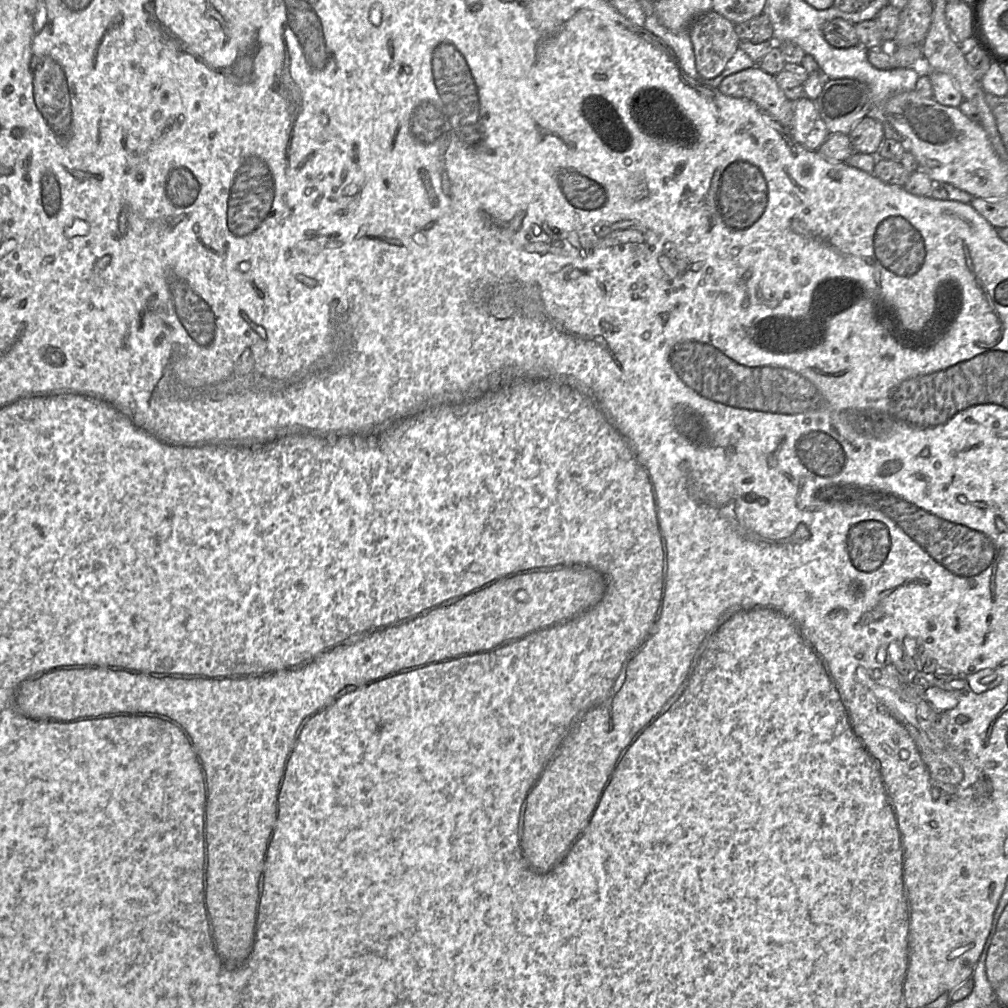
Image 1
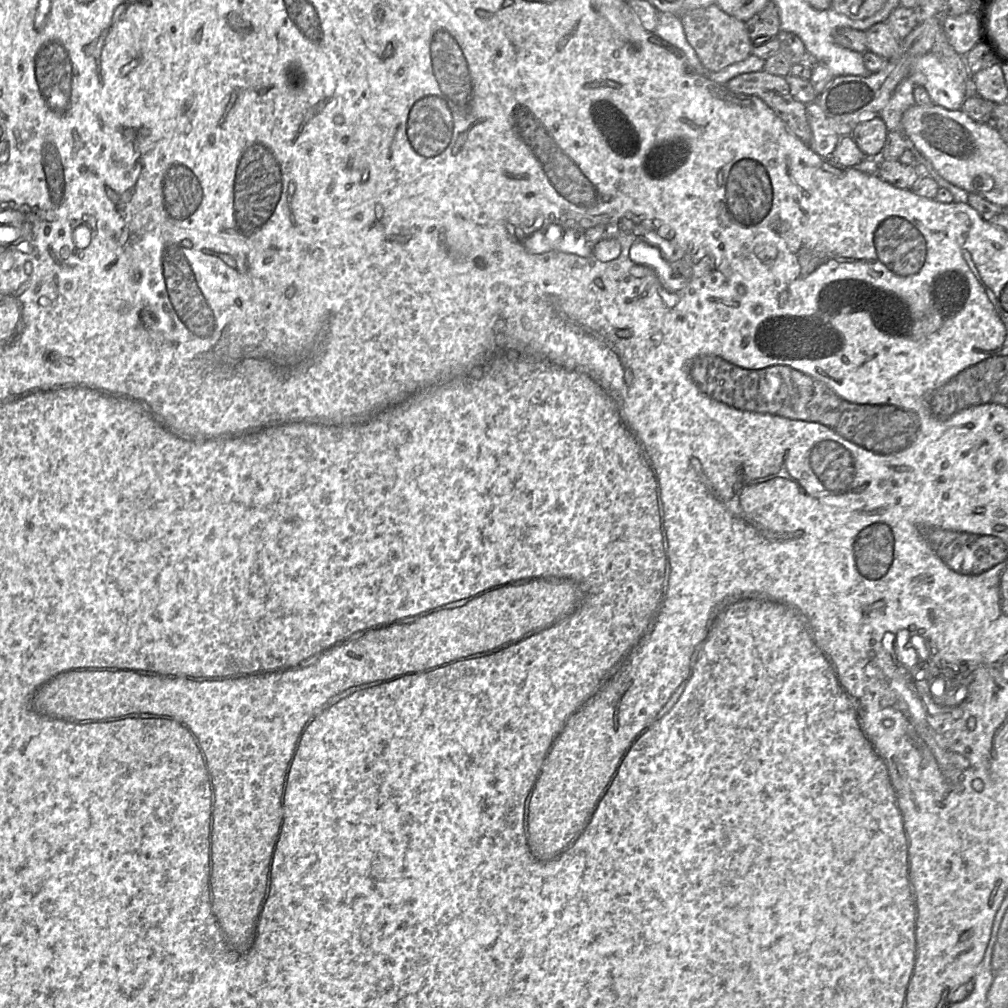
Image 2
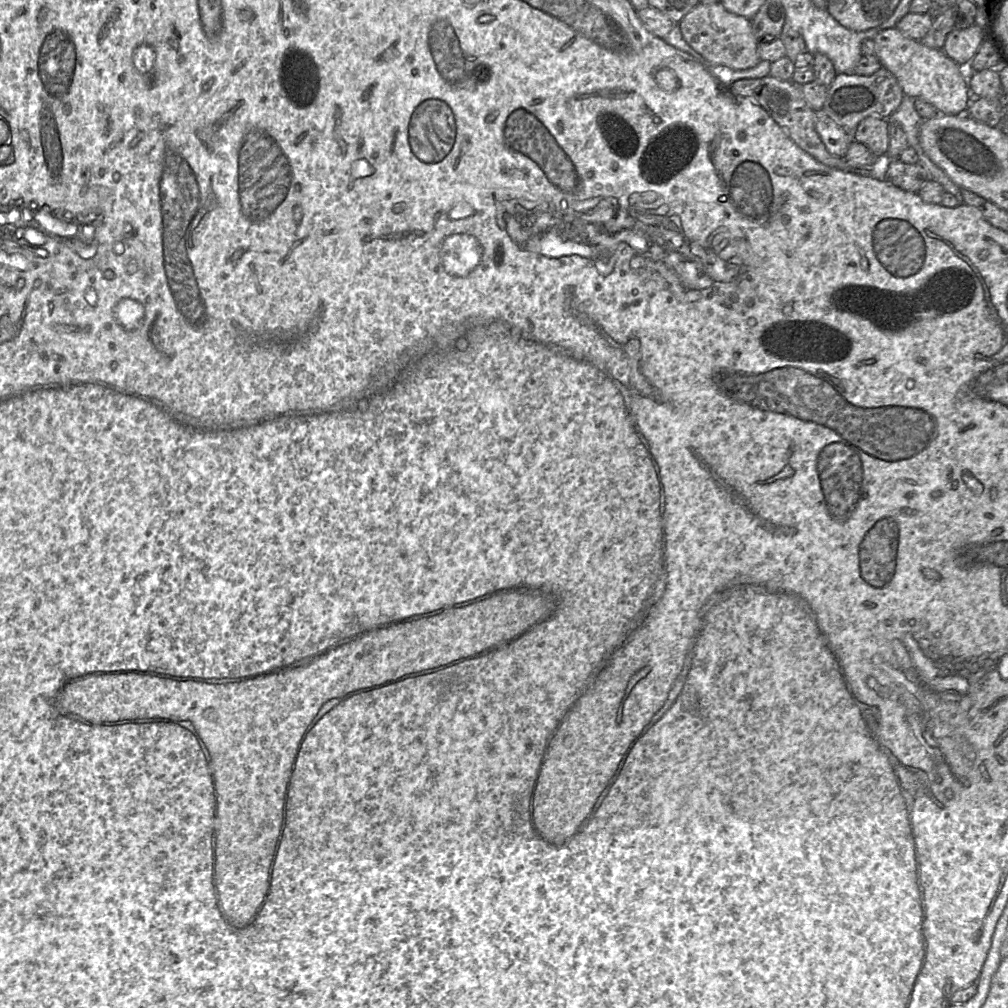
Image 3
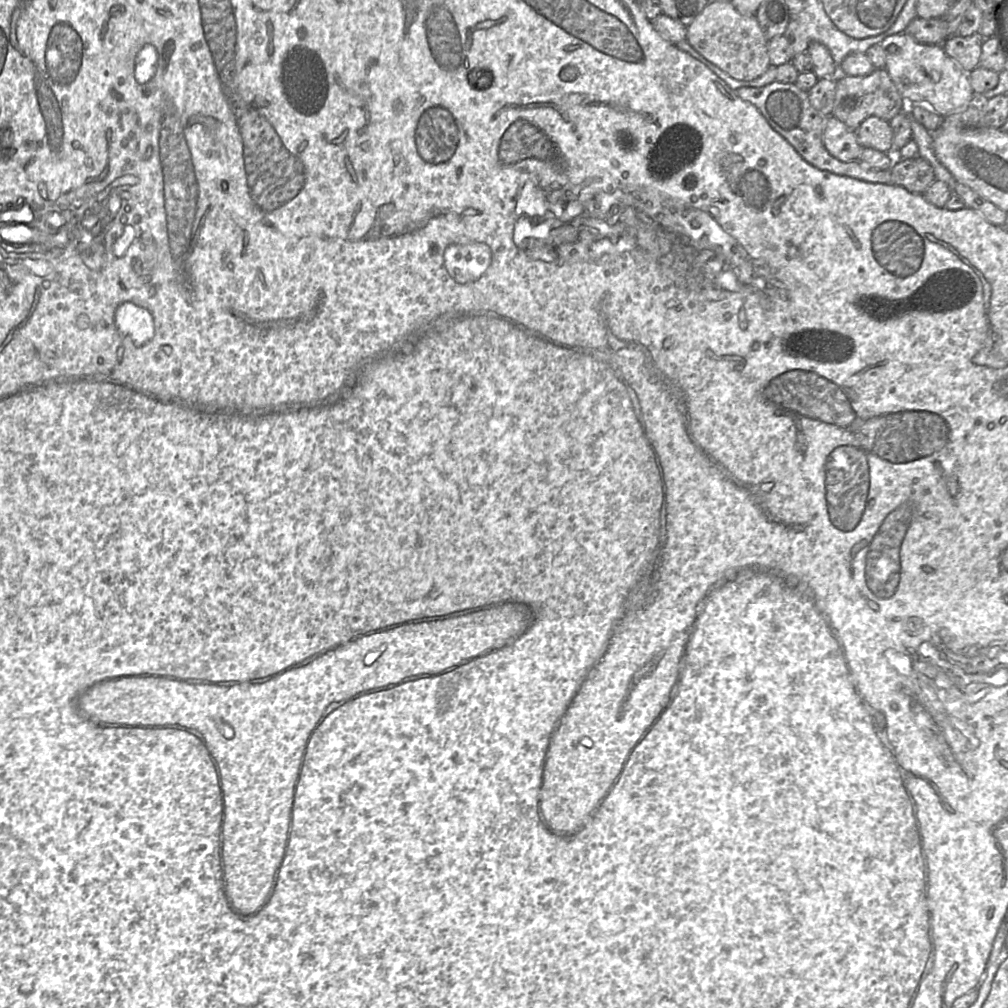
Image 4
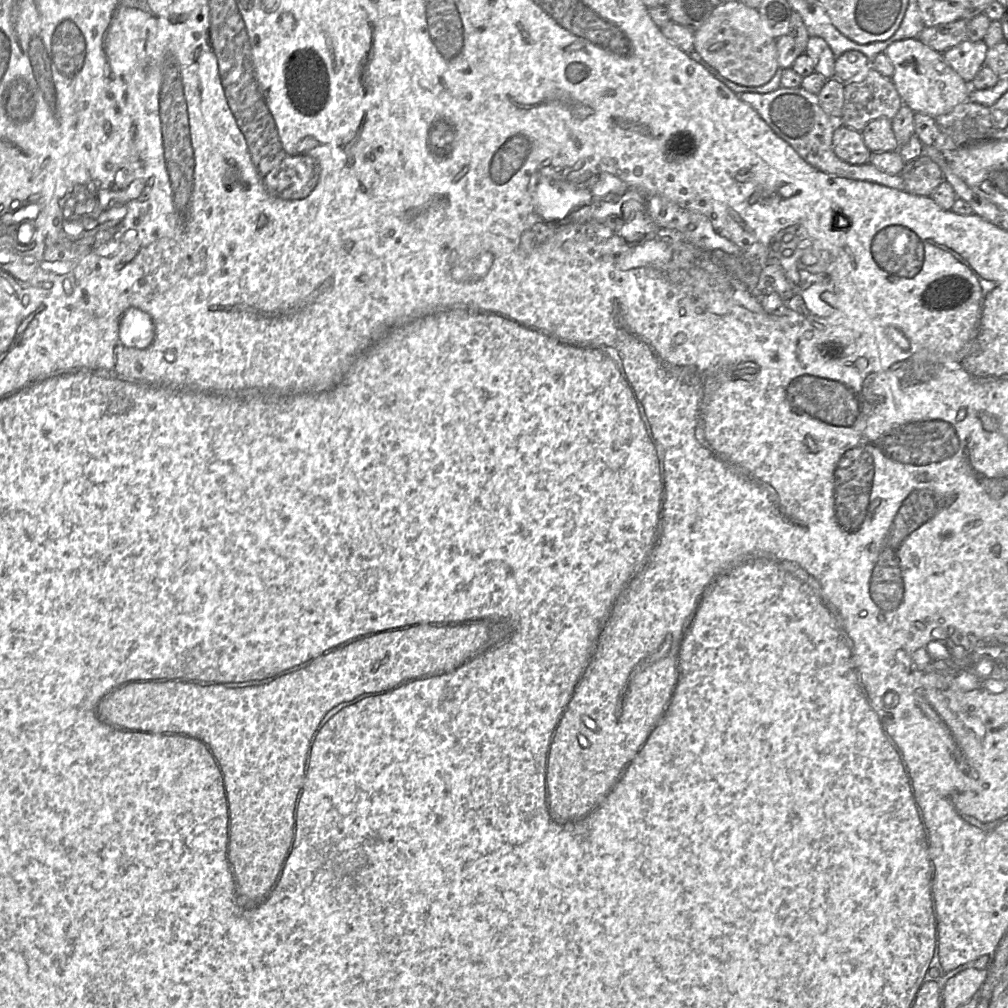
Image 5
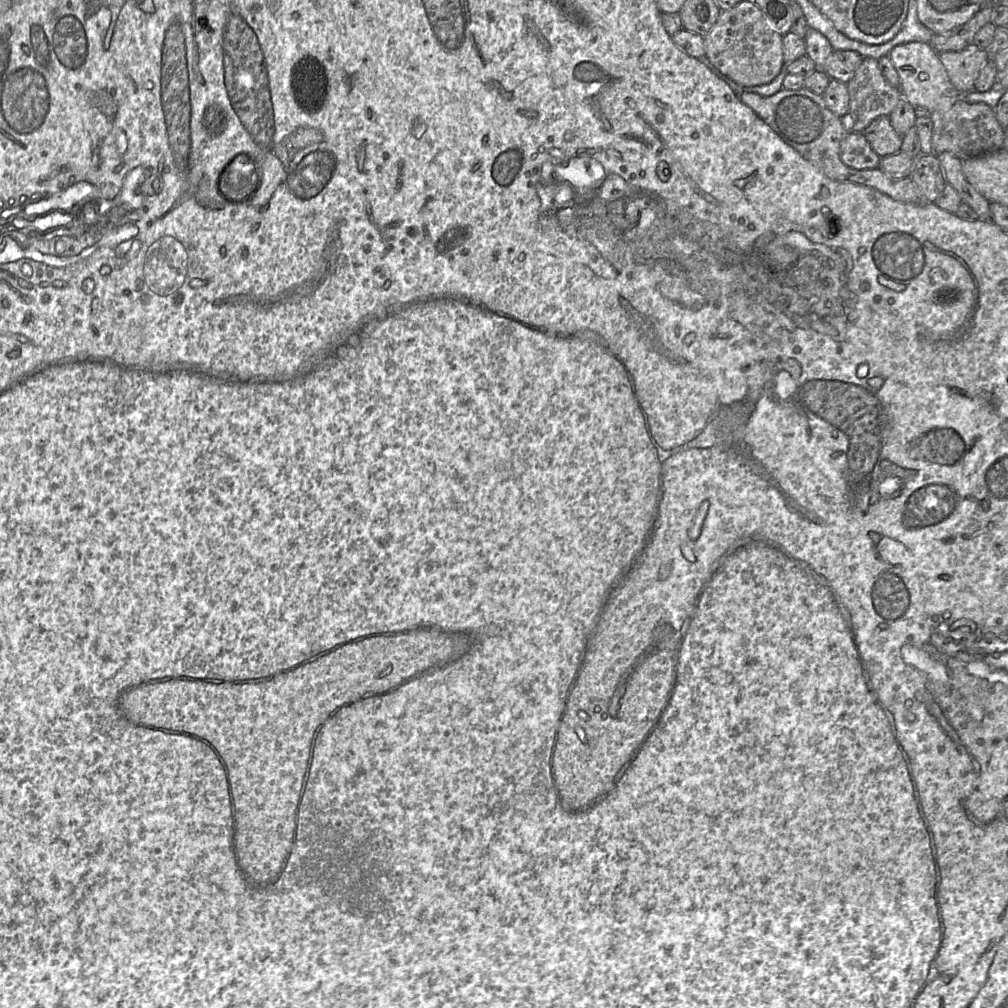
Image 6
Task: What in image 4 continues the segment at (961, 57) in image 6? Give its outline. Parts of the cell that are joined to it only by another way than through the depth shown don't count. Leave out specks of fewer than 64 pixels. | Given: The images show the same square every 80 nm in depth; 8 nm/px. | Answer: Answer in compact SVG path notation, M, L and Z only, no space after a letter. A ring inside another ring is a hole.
M976 32L967 37L953 35L941 45L945 53L967 73L979 66L984 37Z

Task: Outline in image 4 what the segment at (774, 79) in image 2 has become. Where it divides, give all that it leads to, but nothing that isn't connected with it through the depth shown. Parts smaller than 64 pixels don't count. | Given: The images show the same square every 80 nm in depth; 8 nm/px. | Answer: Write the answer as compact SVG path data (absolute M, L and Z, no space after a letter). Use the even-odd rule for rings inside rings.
M774 81L763 87L741 87L735 91L742 100L753 104L769 125L784 137L805 161L814 167L871 183L891 184L890 170L872 169L860 161L843 162L826 150L823 143L823 133L828 116L816 110L809 101L808 93L798 88L795 83Z

